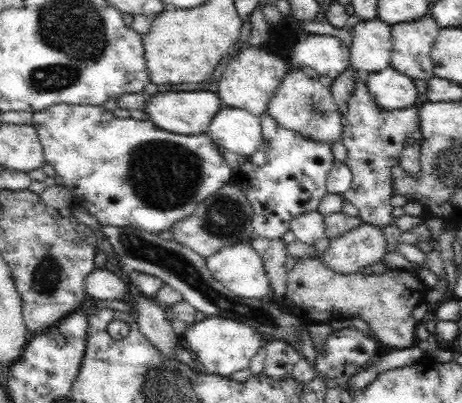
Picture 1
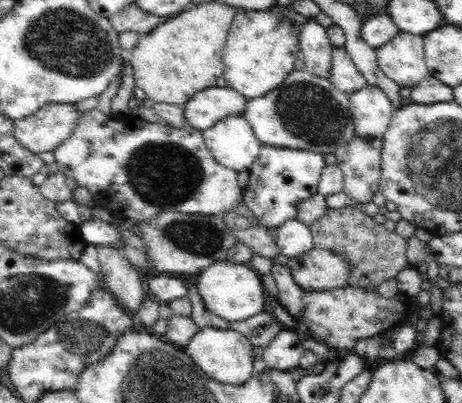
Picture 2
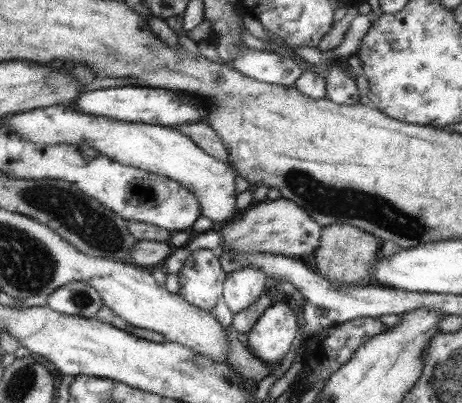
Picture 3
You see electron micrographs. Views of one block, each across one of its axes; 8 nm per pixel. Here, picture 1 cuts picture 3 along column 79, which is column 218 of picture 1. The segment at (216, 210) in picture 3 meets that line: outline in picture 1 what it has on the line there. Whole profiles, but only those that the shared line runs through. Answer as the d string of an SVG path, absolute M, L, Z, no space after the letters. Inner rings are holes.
M222 108L206 132L216 146L250 158L262 144L262 120L248 110Z

